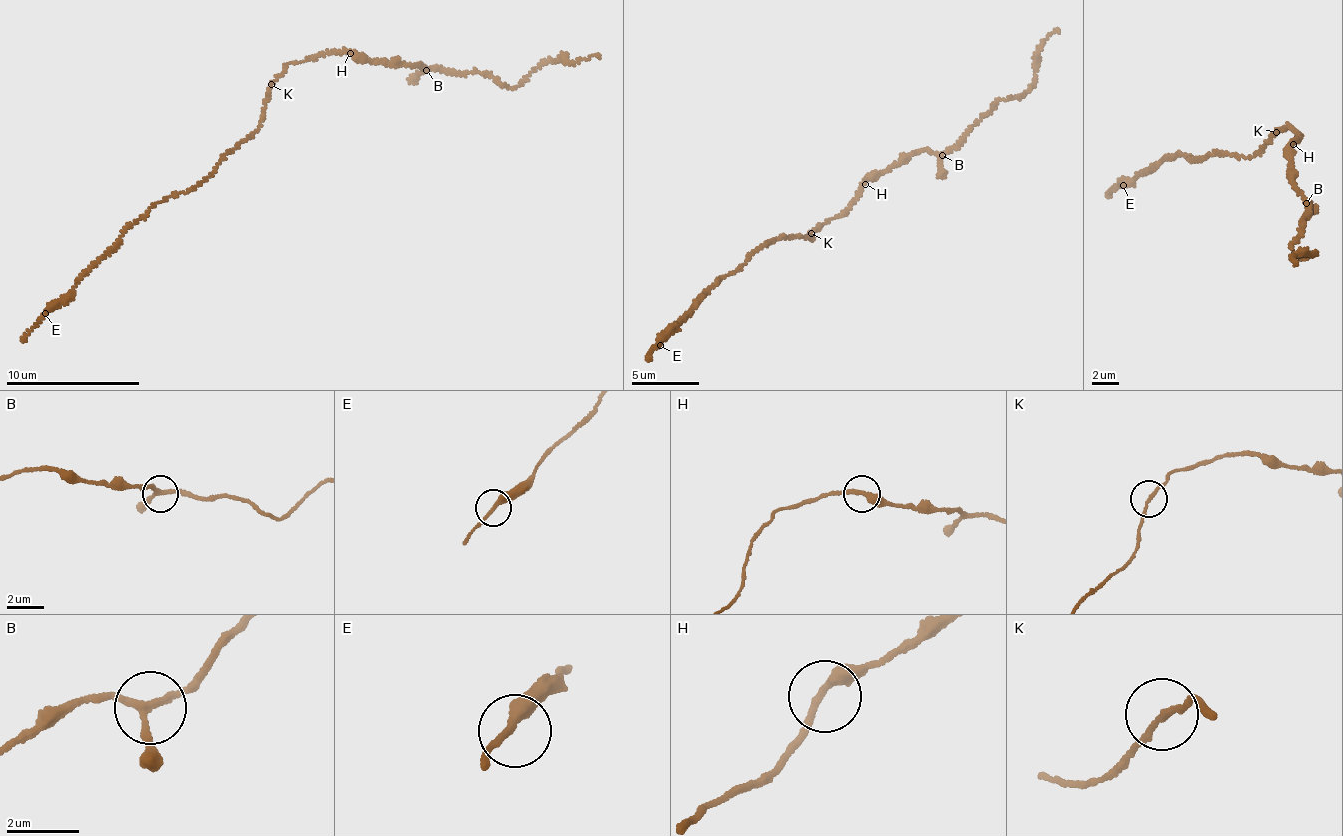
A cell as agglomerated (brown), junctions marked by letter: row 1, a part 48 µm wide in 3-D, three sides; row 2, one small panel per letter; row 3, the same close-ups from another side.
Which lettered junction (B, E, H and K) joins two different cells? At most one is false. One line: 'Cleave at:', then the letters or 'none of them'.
Cleave at: B

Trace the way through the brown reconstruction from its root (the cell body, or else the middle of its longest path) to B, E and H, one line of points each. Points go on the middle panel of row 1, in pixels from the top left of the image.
B: (814, 232), (832, 219), (847, 215), (868, 180), (923, 151), (943, 154)
E: (814, 232), (811, 239), (774, 239), (749, 254), (739, 270), (705, 290), (660, 345)
H: (814, 232), (832, 219), (847, 215), (865, 184)

